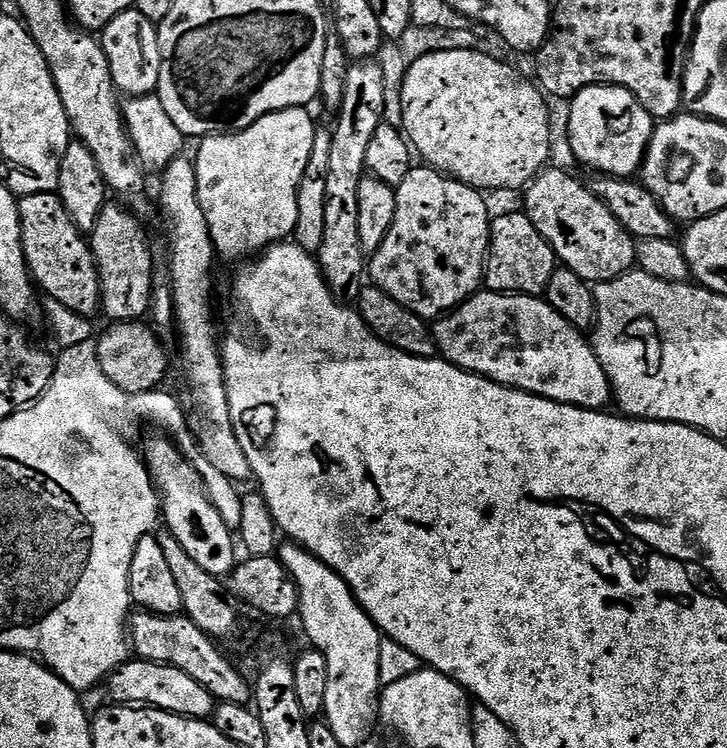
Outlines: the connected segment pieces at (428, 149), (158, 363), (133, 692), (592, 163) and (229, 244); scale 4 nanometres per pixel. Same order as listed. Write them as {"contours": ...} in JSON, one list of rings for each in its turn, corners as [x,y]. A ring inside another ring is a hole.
{"contours":[[[[450,50],[418,58],[402,86],[402,128],[415,155],[427,167],[477,190],[524,190],[549,163],[549,101],[531,79],[520,80],[510,65],[482,51]]],[[[119,321],[109,325],[110,327],[101,337],[97,339],[96,356],[99,358],[99,365],[103,373],[119,389],[125,393],[146,393],[153,391],[166,376],[168,370],[168,356],[156,334],[155,329],[143,321]]],[[[129,659],[108,677],[106,687],[117,704],[161,708],[164,712],[186,716],[189,720],[208,720],[214,707],[213,698],[202,682],[194,682],[190,674],[169,664],[156,664],[153,660]]],[[[593,84],[591,88],[584,88],[582,91],[571,97],[570,104],[572,109],[568,112],[568,140],[572,143],[572,152],[585,164],[588,168],[593,168],[593,173],[603,174],[606,176],[622,176],[632,178],[639,173],[640,165],[644,163],[644,153],[648,151],[648,141],[654,131],[654,117],[650,115],[641,104],[634,98],[634,94],[630,94],[625,88],[617,88],[610,84]]],[[[307,107],[302,108],[284,108],[280,112],[271,112],[266,114],[258,122],[254,122],[246,130],[233,132],[231,134],[217,134],[214,136],[205,136],[199,141],[200,149],[194,155],[194,163],[197,172],[197,196],[201,203],[202,211],[206,216],[206,223],[209,226],[210,238],[215,248],[215,255],[222,258],[225,256],[228,260],[240,260],[255,257],[264,251],[265,248],[271,248],[272,245],[287,241],[296,231],[298,222],[298,186],[302,182],[302,174],[306,170],[306,162],[310,162],[310,150],[314,150],[314,138],[316,137],[317,121],[312,121],[312,116],[308,113]]]]}

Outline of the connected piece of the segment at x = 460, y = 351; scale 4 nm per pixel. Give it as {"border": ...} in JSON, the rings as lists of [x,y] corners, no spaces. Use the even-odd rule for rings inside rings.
{"border":[[[481,290],[453,308],[445,312],[435,321],[436,351],[448,363],[458,366],[476,376],[484,376],[496,384],[504,384],[508,388],[517,388],[535,396],[541,396],[554,402],[562,402],[579,408],[595,408],[604,410],[613,399],[612,387],[606,378],[606,370],[596,357],[589,337],[581,329],[573,328],[548,305],[547,299],[538,296],[521,296]]]}

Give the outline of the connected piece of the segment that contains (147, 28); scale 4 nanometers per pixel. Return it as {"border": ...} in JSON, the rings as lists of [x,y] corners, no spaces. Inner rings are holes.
{"border":[[[136,7],[128,8],[102,29],[98,39],[108,59],[117,93],[131,98],[150,96],[159,89],[162,54],[158,46],[158,28],[150,22],[150,18],[146,18],[146,14],[142,14]]]}

